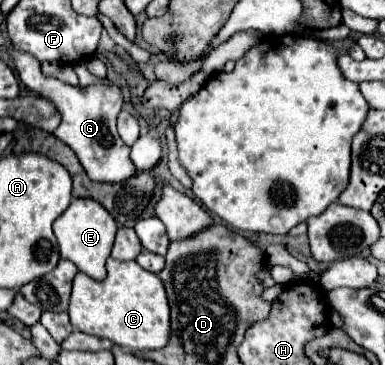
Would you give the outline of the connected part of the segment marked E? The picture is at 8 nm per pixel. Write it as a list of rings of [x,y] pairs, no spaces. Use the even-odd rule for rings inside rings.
[[[72,200],[68,210],[54,222],[54,234],[58,238],[60,254],[62,258],[70,260],[80,272],[94,280],[106,278],[106,258],[110,256],[114,234],[116,234],[116,222],[114,218],[94,200]]]

